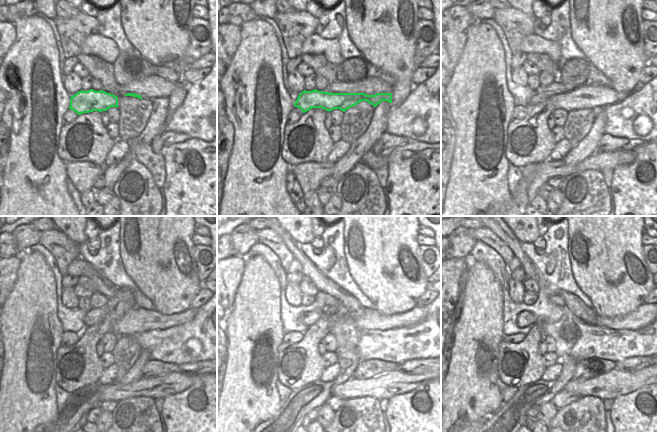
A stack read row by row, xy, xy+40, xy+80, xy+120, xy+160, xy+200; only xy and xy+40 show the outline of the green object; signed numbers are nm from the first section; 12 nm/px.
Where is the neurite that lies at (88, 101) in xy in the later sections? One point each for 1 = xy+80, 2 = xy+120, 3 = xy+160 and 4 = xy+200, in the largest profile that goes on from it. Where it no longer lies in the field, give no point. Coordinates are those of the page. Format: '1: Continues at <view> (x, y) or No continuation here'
1: Continues at xy+80 (587, 96)
2: Continues at xy+120 (138, 320)
3: Continues at xy+160 (372, 319)
4: Continues at xy+200 (644, 315)

